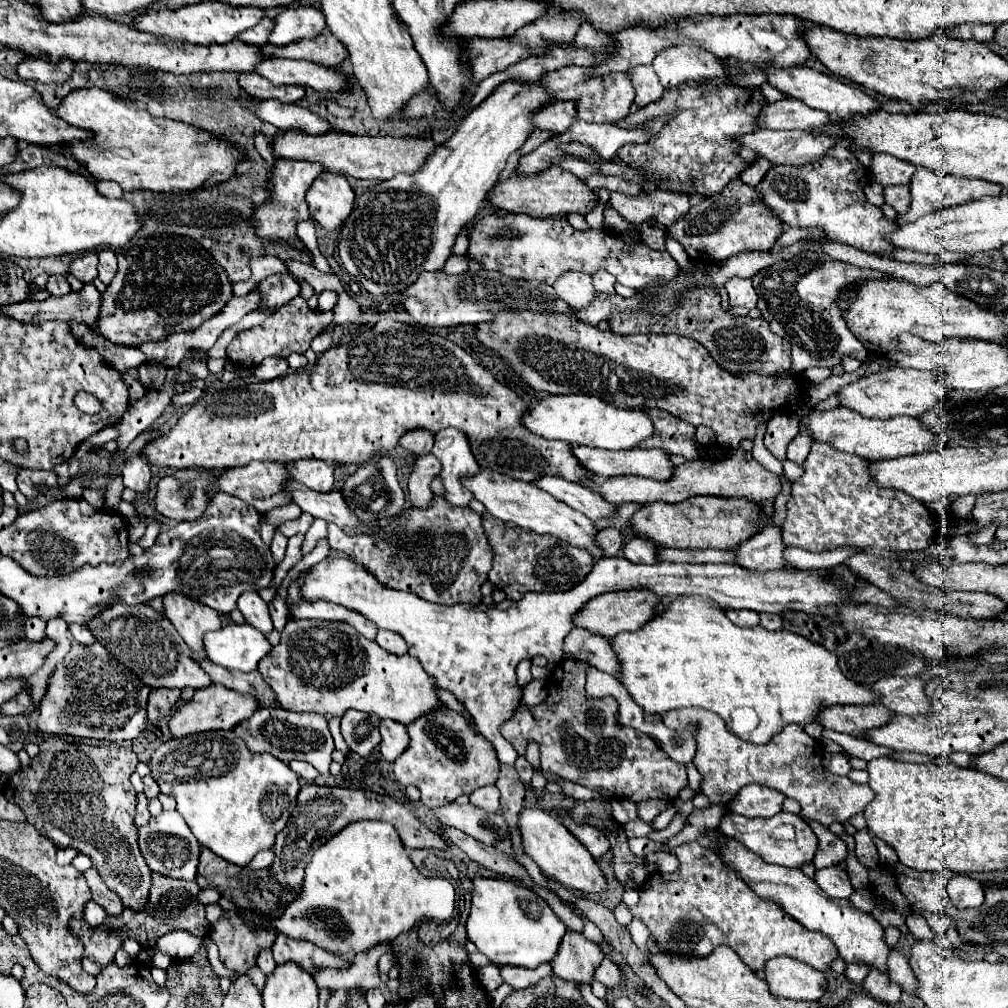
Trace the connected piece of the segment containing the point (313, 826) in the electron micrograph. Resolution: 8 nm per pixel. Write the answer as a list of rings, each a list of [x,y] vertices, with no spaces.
[[[311,784],[301,788],[295,812],[291,814],[287,826],[279,832],[275,840],[275,860],[271,864],[271,872],[275,874],[277,882],[281,882],[285,888],[299,890],[303,886],[305,866],[311,860],[313,850],[319,848],[329,836],[337,834],[347,824],[357,820],[381,820],[393,824],[407,848],[437,848],[443,852],[447,850],[445,840],[437,832],[429,830],[419,818],[415,818],[403,804],[395,802],[391,796],[353,788],[329,788]]]

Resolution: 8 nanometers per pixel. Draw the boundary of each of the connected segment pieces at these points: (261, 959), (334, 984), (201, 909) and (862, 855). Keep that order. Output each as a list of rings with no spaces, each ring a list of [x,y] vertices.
[[[261,950],[261,952],[259,952],[259,956],[257,956],[257,966],[259,966],[265,974],[271,974],[271,972],[273,972],[273,968],[275,968],[277,964],[275,964],[275,960],[273,960],[273,956],[271,956],[271,950]]]
[[[393,942],[379,944],[377,948],[373,946],[371,950],[365,950],[365,952],[357,954],[349,968],[321,970],[313,978],[315,978],[319,988],[329,988],[329,990],[339,990],[339,988],[349,990],[349,988],[355,988],[355,986],[359,986],[363,990],[379,988],[381,980],[379,980],[377,962],[383,954],[391,952],[391,946],[393,946]]]
[[[151,874],[151,890],[149,898],[143,906],[143,910],[129,910],[125,908],[121,918],[107,916],[101,926],[91,928],[83,920],[73,918],[69,922],[69,930],[81,938],[85,952],[83,952],[83,968],[97,976],[101,970],[105,970],[111,962],[115,952],[123,946],[127,938],[137,940],[143,948],[153,948],[161,936],[173,932],[173,930],[187,930],[193,936],[207,936],[209,932],[209,922],[205,918],[205,904],[197,900],[201,888],[197,882],[185,882],[185,880],[175,880],[175,878],[163,878],[163,874]]]
[[[869,830],[856,831],[854,838],[855,854],[860,863],[867,869],[876,868],[879,864],[879,855]]]

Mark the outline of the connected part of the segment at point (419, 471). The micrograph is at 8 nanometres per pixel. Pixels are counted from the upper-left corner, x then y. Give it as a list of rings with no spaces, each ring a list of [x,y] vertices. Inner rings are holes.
[[[433,454],[421,456],[415,462],[415,470],[411,472],[409,478],[409,500],[413,508],[425,510],[433,502],[433,492],[431,492],[431,482],[439,474],[441,464]]]

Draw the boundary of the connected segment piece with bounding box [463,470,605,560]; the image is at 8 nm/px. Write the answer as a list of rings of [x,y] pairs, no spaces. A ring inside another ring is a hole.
[[[481,470],[473,478],[463,480],[463,484],[475,494],[477,500],[481,500],[485,504],[487,512],[493,514],[495,518],[499,518],[503,522],[515,522],[517,526],[533,530],[537,534],[551,534],[551,536],[561,538],[577,548],[585,548],[589,554],[593,554],[595,560],[605,558],[605,554],[599,550],[599,546],[595,546],[595,534],[597,534],[595,524],[585,514],[571,510],[571,506],[567,506],[565,502],[559,502],[555,496],[547,494],[545,490],[539,490],[535,484],[529,484],[523,480],[513,480],[513,478],[507,478],[505,474],[491,472],[491,470]]]

